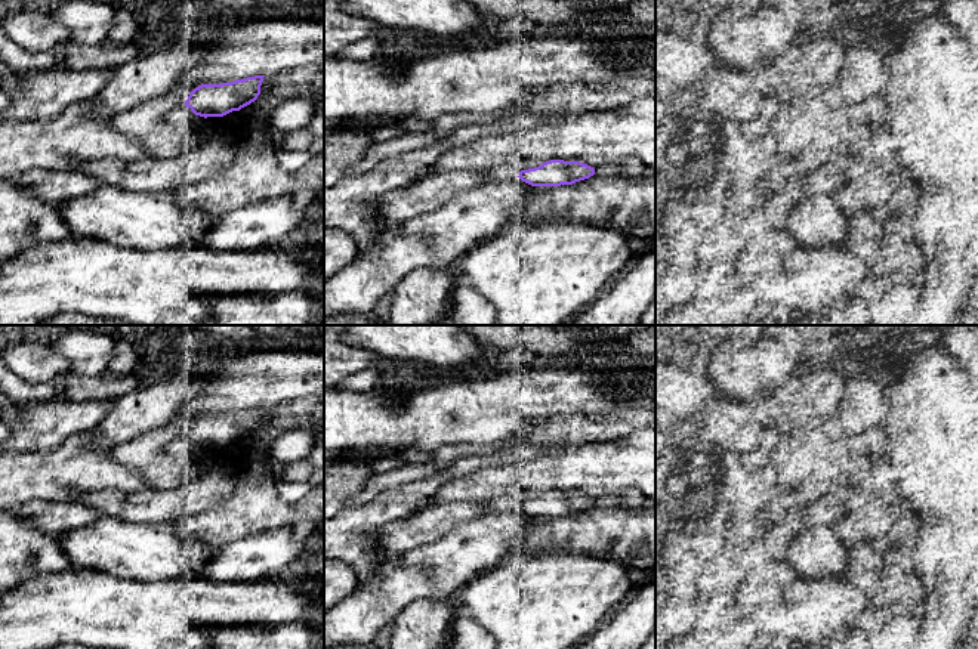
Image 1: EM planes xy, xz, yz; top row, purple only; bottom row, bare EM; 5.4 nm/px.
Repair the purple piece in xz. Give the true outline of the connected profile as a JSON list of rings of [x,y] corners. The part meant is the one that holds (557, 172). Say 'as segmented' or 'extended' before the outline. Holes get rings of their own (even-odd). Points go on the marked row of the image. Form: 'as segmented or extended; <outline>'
extended; [[[550,160],[539,167],[518,170],[509,166],[488,169],[485,182],[512,180],[519,177],[531,186],[561,186],[589,179],[595,174],[595,169],[580,161]]]

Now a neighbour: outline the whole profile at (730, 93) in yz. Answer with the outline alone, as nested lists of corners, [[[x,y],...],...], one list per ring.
[[[725,64],[707,68],[697,89],[704,108],[734,123],[746,124],[765,115],[763,95],[753,87],[750,77]]]

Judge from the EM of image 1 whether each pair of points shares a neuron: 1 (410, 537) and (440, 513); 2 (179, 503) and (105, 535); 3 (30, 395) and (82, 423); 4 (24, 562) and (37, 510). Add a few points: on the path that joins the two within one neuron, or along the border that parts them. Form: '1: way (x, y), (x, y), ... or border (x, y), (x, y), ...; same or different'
1: way (417, 529), (432, 521); same
2: border (104, 515), (133, 522), (169, 524); different
3: border (77, 402), (42, 401), (21, 407); different
4: border (15, 515), (56, 537); different

